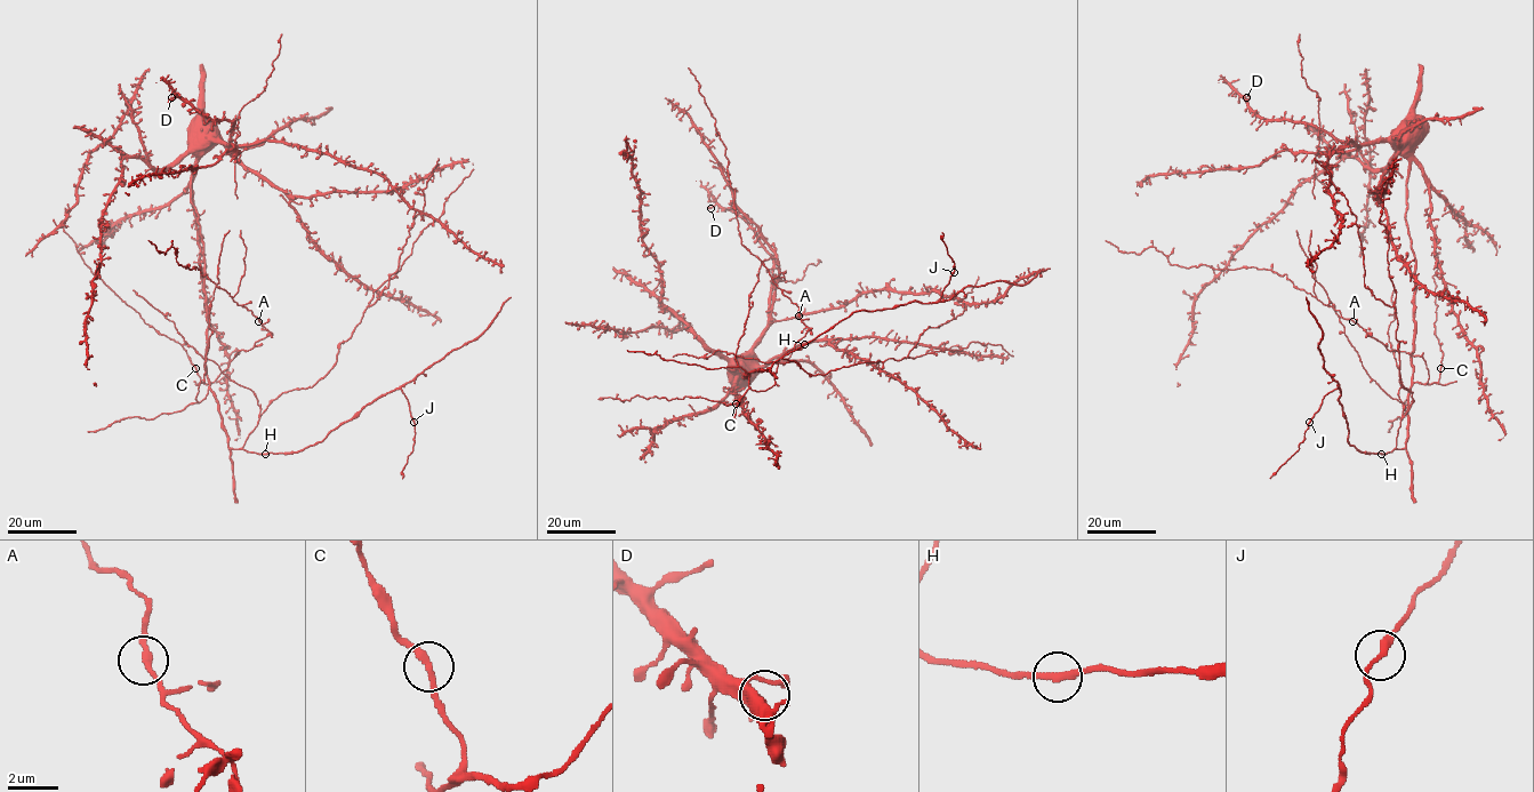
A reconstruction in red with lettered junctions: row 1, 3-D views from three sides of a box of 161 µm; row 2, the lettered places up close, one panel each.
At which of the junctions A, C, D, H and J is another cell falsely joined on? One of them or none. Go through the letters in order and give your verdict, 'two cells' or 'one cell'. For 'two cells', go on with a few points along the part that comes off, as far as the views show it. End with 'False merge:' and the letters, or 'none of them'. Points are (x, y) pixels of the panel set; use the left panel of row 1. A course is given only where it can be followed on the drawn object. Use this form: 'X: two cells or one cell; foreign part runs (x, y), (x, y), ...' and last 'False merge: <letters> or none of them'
A: one cell
C: one cell
D: one cell
H: one cell
J: one cell
False merge: none of them

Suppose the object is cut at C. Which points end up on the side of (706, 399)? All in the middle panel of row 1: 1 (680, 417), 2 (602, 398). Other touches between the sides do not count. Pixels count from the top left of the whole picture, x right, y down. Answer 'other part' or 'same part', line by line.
1: other part
2: same part

